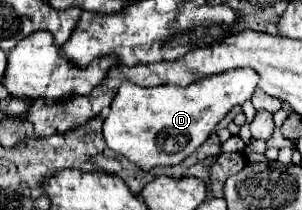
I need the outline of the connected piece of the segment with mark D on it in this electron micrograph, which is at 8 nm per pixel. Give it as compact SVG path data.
M234 69L234 71L214 75L214 77L206 77L198 83L192 83L190 87L176 87L176 85L142 87L142 85L124 83L118 95L114 97L110 111L104 119L104 139L112 151L124 155L126 159L136 163L144 171L150 171L156 165L176 165L184 161L190 153L194 153L208 139L214 127L224 119L224 115L234 105L242 105L244 101L252 97L260 81L258 77L260 75L252 69Z

